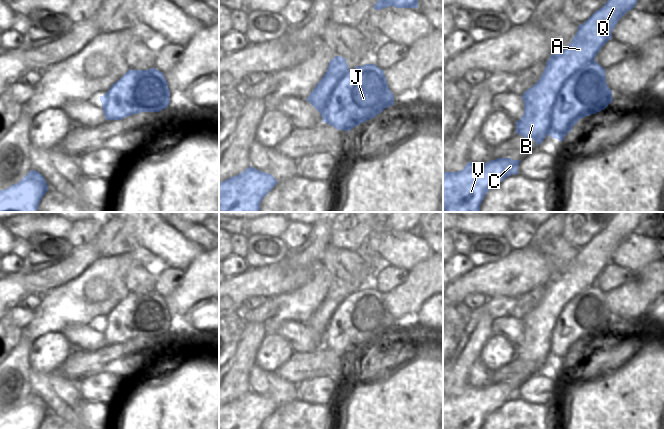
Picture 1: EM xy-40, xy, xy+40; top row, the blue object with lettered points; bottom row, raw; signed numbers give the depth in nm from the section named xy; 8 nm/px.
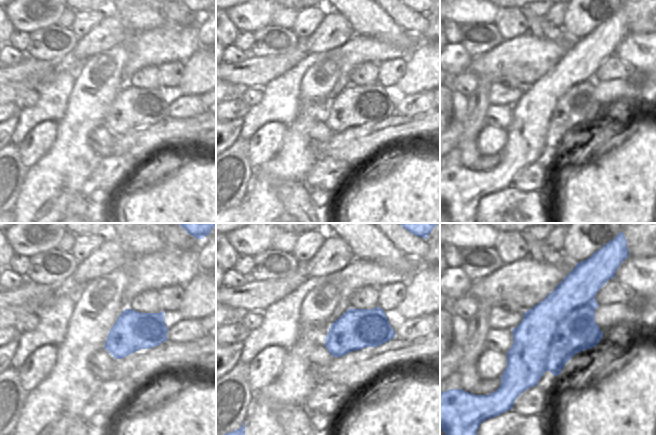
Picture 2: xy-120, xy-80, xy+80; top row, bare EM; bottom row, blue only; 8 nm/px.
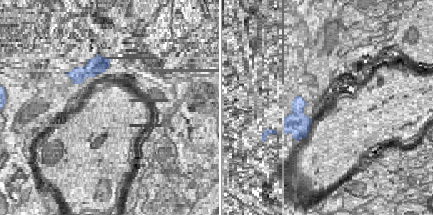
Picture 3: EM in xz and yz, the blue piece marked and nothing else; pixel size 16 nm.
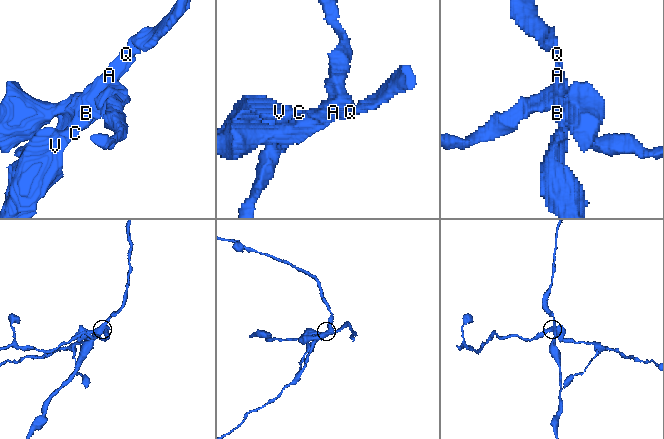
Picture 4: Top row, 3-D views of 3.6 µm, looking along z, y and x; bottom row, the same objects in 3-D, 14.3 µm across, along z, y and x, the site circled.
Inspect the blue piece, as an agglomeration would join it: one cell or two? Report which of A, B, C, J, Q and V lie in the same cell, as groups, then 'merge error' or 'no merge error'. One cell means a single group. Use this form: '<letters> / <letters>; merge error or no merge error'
A B C Q V / J; merge error

